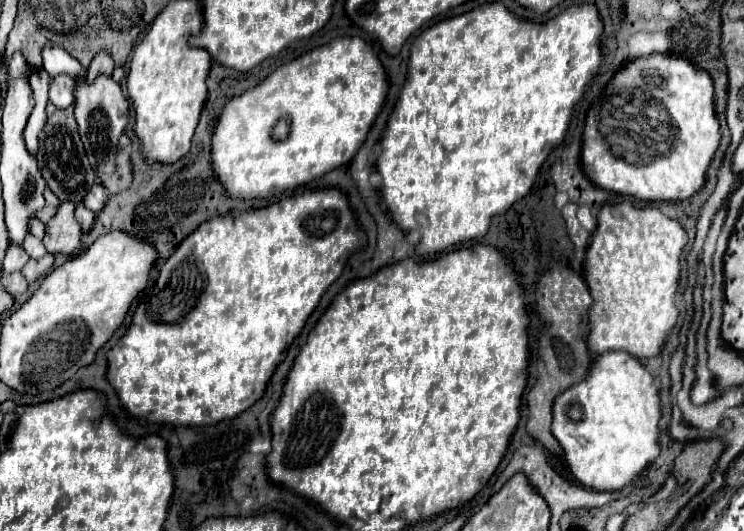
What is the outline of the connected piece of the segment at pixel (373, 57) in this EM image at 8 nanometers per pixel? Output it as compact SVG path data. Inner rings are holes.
M343 36L343 38L337 38L337 40L333 40L331 44L325 44L325 46L321 46L321 48L315 48L315 50L299 56L297 60L293 60L293 62L277 68L277 70L275 70L273 74L269 74L267 80L263 80L259 86L247 90L245 94L241 94L241 96L237 96L237 98L233 98L233 100L229 100L227 106L223 108L221 116L219 116L219 124L217 124L215 134L213 134L213 156L211 156L211 158L213 158L213 164L215 164L215 172L217 172L219 180L223 182L227 194L229 194L229 196L237 196L237 198L267 198L267 196L279 194L279 192L283 192L283 190L295 188L295 186L299 186L299 184L311 182L311 180L323 176L325 172L329 172L329 170L333 170L333 168L339 168L339 166L349 164L349 162L353 160L353 156L359 152L359 148L363 146L363 142L365 142L365 138L367 138L367 134L369 134L375 118L379 116L379 112L381 112L381 108L383 108L383 104L385 104L385 100L387 100L387 92L389 92L387 72L385 72L381 60L377 58L377 54L373 52L371 44L365 42L365 40L359 38L359 36ZM283 120L285 120L285 124L289 124L289 132L287 132L287 136L277 138L277 136L275 136L275 128L277 128L277 124L283 122Z

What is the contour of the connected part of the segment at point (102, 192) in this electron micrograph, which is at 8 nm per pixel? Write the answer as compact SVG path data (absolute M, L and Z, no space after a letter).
M95 184L95 186L89 190L89 194L85 196L83 204L85 204L85 208L89 208L91 212L95 212L95 214L97 214L97 212L101 212L101 210L105 208L107 200L109 200L107 190L105 190L101 184Z

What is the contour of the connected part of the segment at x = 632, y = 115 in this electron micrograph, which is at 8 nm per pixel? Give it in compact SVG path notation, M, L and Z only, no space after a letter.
M651 54L647 58L633 58L631 62L627 62L615 74L615 78L605 86L605 92L591 104L591 108L587 112L585 132L583 132L581 166L583 166L583 172L587 174L587 178L595 186L605 188L609 192L635 196L635 198L647 200L647 202L679 202L679 200L689 200L691 196L695 196L705 186L707 170L709 170L709 166L711 166L719 146L721 146L721 126L719 126L717 112L715 112L715 98L713 98L711 76L707 76L707 72L703 72L703 68L695 68L693 64L689 64L683 58L677 58L677 56L671 56L671 54Z

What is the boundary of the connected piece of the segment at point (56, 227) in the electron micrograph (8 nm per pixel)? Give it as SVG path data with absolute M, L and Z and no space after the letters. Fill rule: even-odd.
M63 202L55 214L55 218L47 224L47 234L43 244L51 254L73 254L81 242L81 226L73 216L75 206L71 202Z

